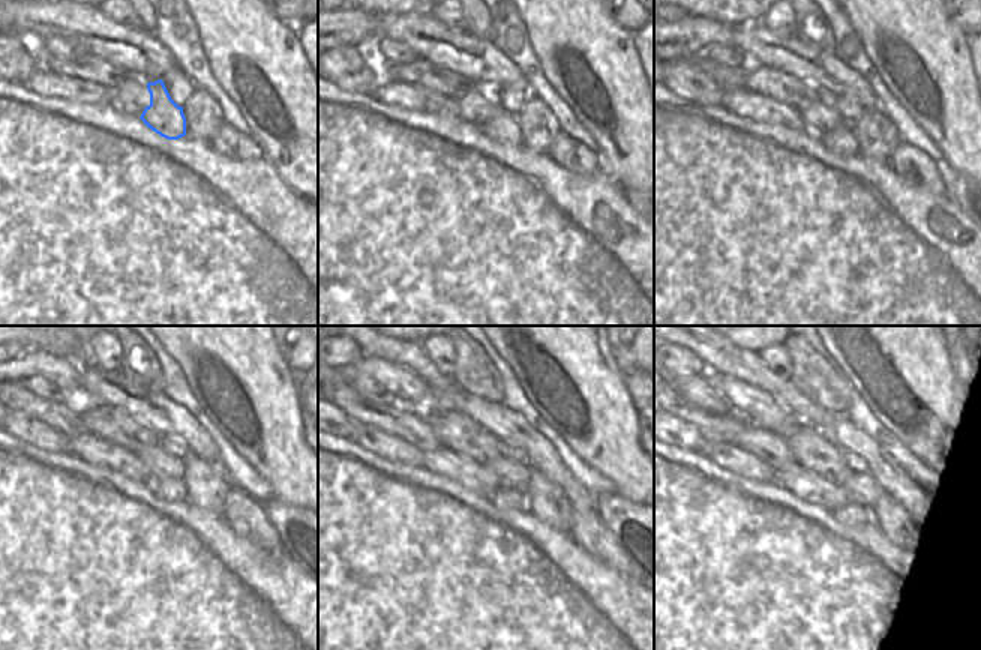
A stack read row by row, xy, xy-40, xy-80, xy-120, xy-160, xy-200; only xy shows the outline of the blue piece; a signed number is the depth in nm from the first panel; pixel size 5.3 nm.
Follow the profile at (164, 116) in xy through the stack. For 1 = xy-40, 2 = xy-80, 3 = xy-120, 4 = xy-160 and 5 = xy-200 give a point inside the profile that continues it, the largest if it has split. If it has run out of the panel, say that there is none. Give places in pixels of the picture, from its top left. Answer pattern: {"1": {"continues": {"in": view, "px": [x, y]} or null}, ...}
{"1": {"continues": {"in": "xy-40", "px": [503, 128]}}, "2": {"continues": {"in": "xy-80", "px": [842, 140]}}, "3": {"continues": {"in": "xy-120", "px": [168, 490]}}, "4": {"continues": {"in": "xy-160", "px": [501, 497]}}, "5": {"continues": {"in": "xy-200", "px": [851, 515]}}}

